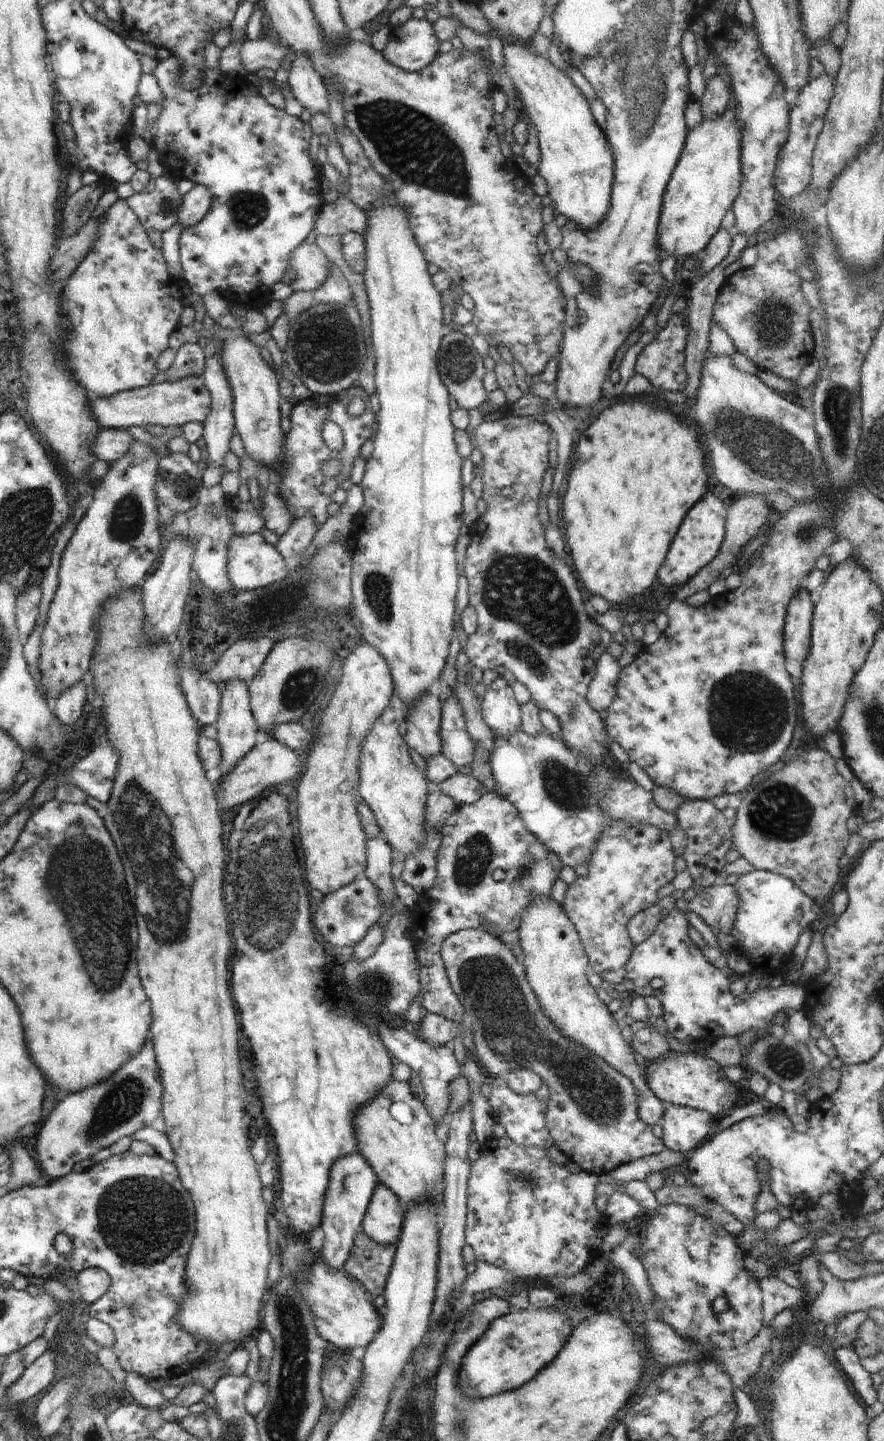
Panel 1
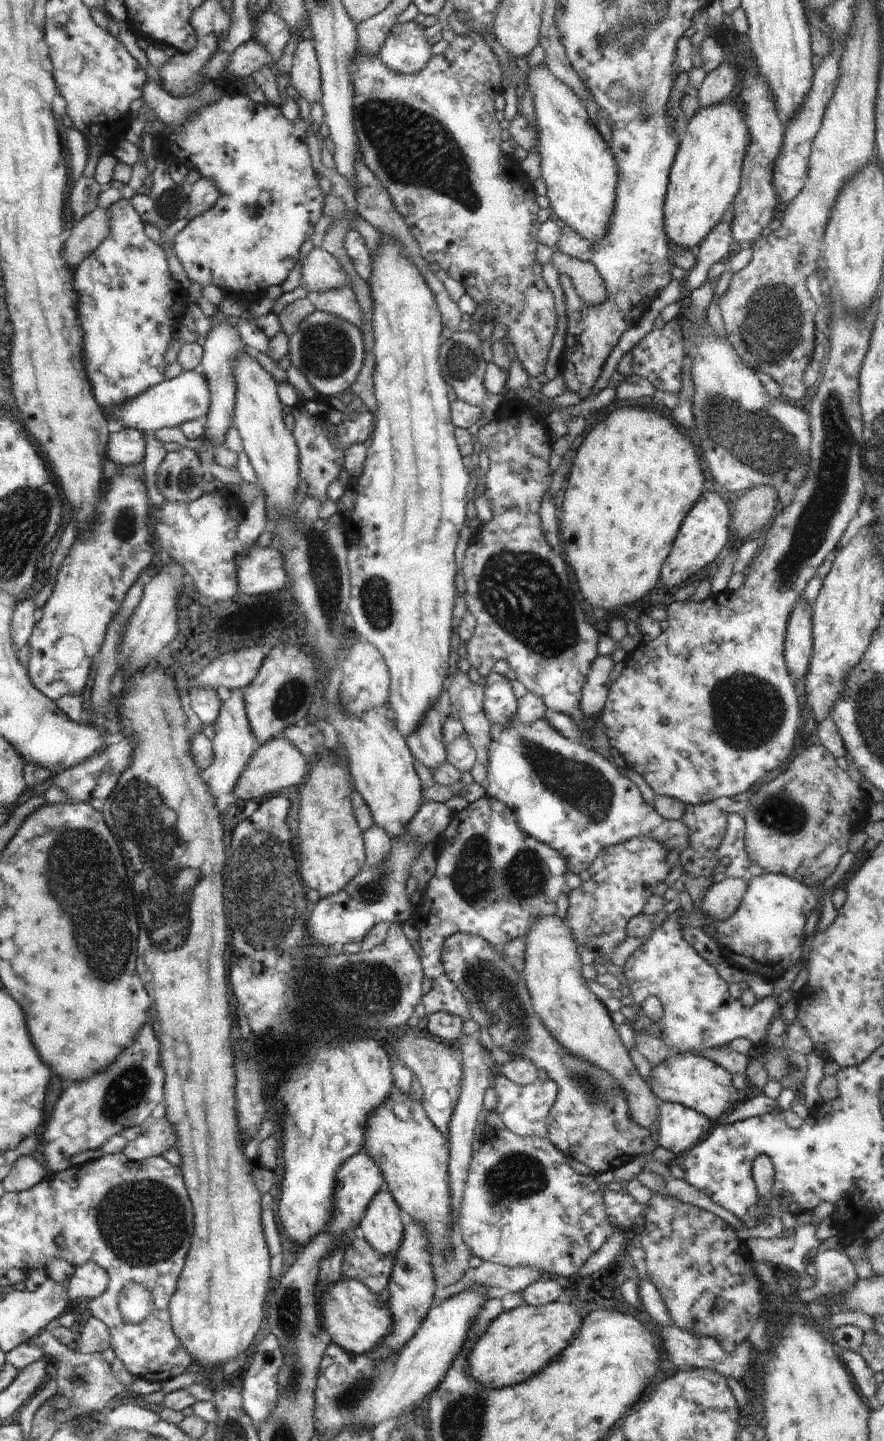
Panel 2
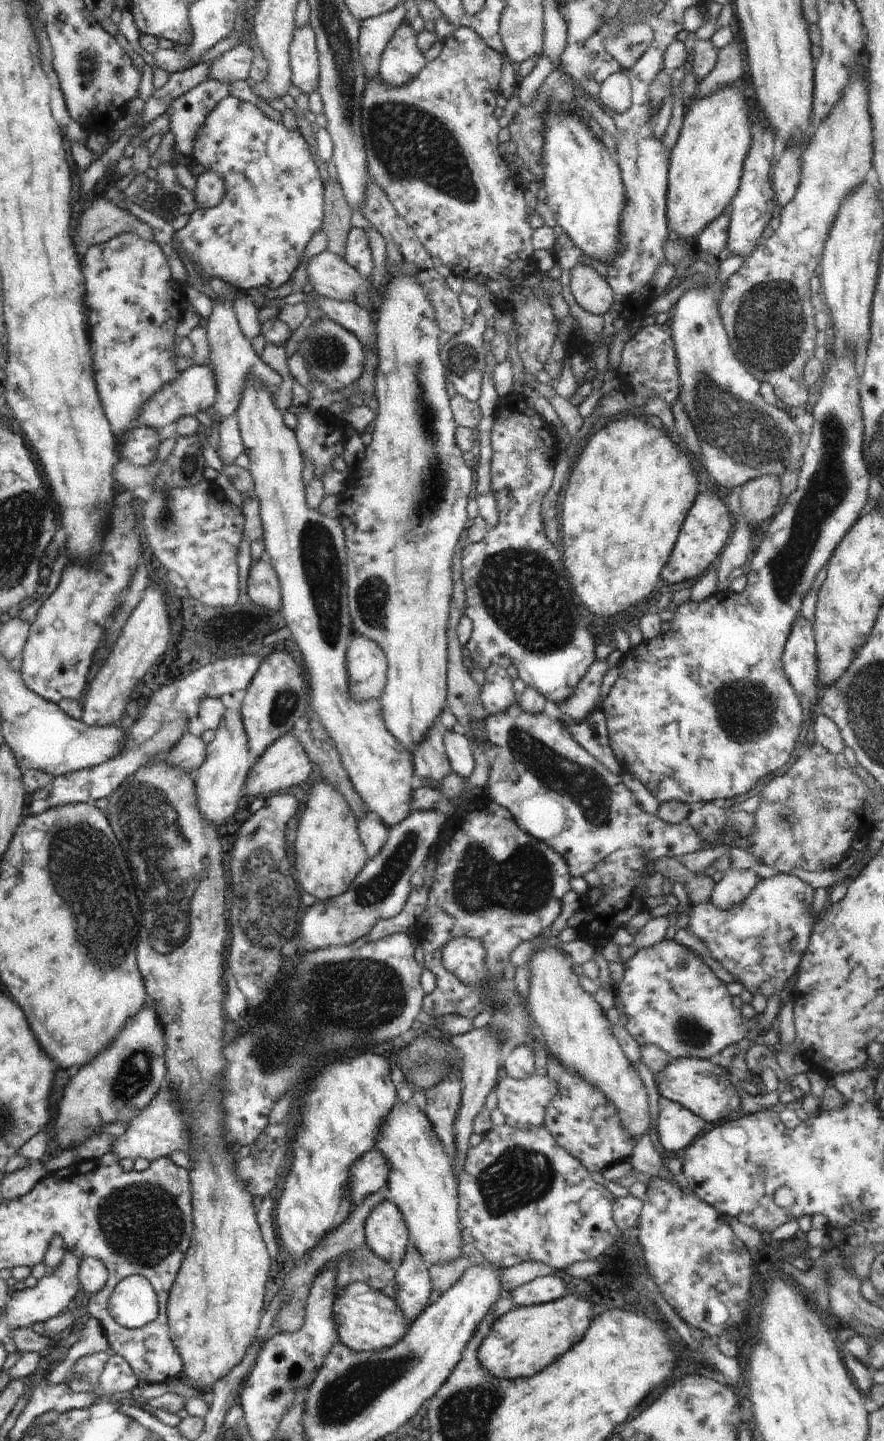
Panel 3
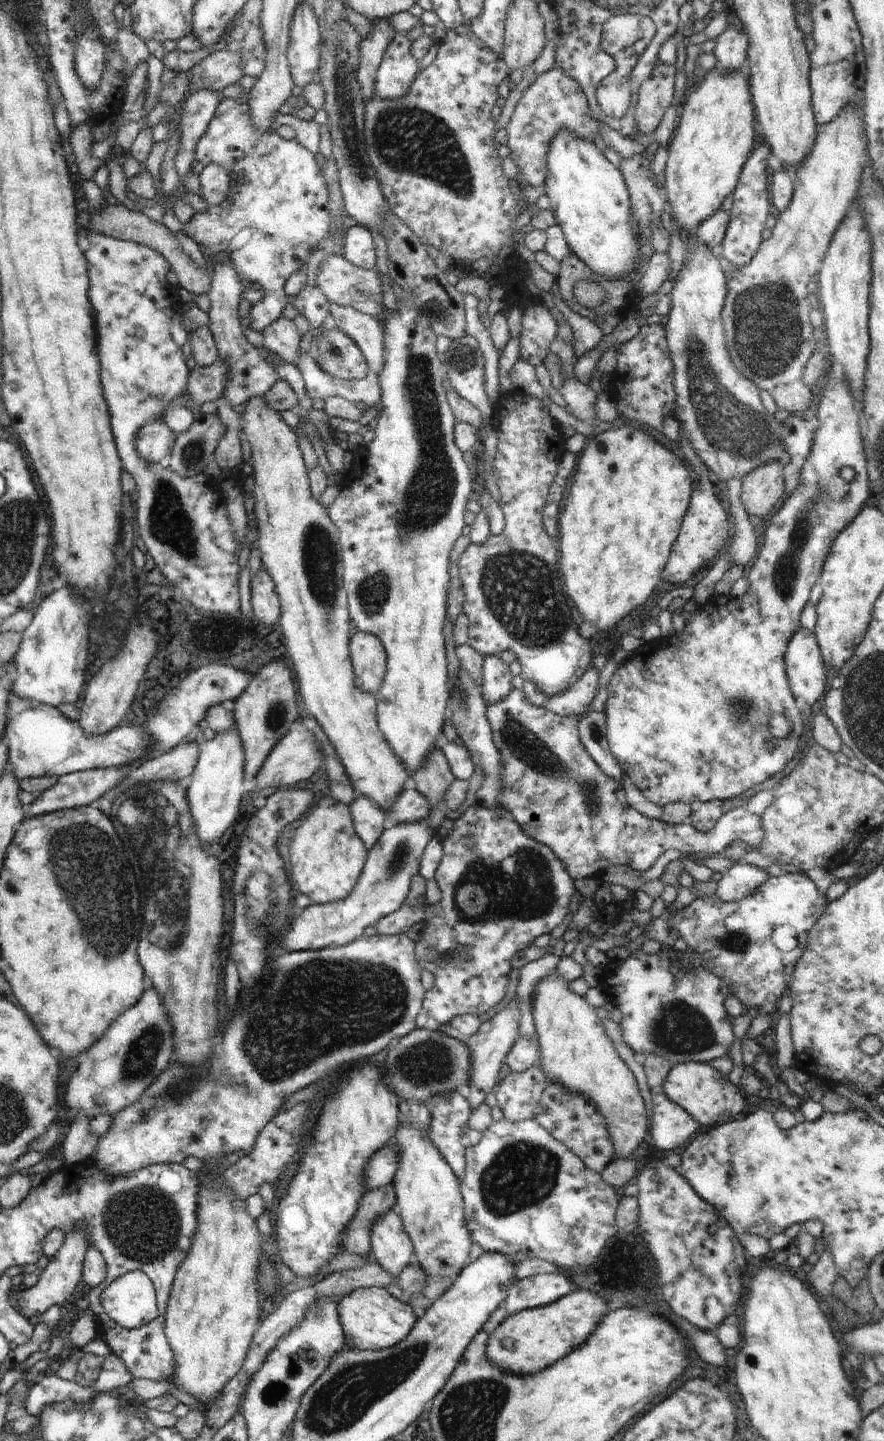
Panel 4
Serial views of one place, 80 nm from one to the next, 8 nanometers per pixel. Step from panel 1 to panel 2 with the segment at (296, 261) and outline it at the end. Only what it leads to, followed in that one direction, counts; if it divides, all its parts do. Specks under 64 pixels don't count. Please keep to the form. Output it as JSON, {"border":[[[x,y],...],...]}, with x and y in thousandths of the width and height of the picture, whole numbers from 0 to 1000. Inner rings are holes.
{"border":[[[355,171],[346,176],[339,190],[340,198],[348,203],[367,203],[389,198],[397,198],[393,192],[387,189],[385,183],[360,171]]]}

